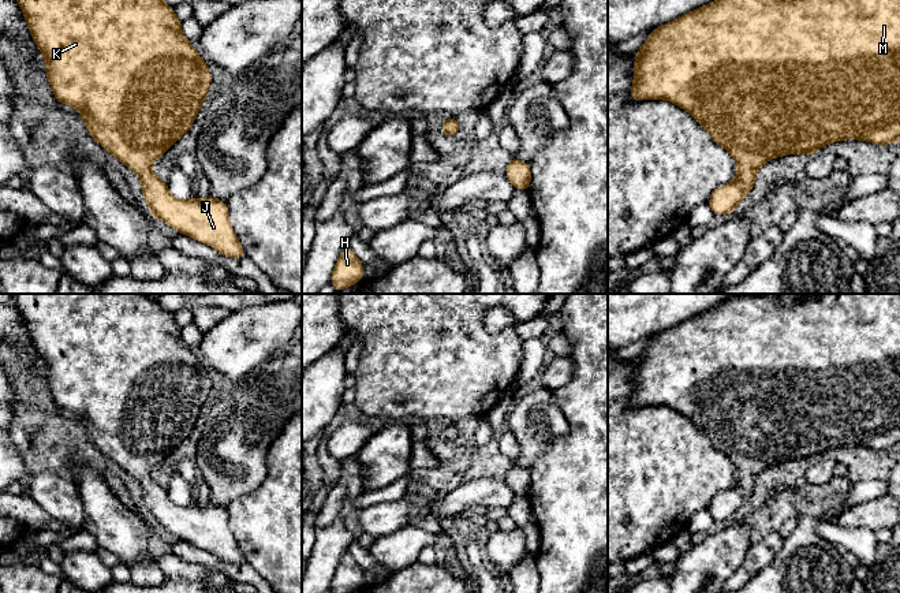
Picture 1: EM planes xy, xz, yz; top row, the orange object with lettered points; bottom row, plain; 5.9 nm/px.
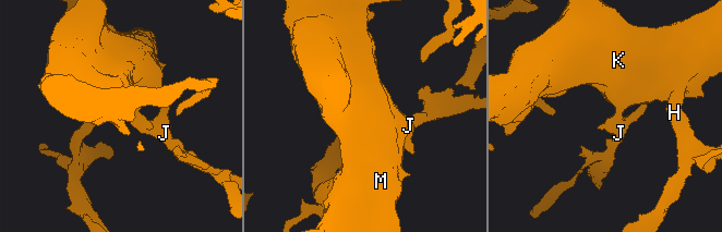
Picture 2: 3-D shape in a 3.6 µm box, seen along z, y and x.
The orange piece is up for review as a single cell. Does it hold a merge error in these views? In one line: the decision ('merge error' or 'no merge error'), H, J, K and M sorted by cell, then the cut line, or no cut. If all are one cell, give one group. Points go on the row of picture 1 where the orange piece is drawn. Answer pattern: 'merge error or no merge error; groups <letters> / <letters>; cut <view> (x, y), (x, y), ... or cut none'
no merge error; groups H J K M; cut none

